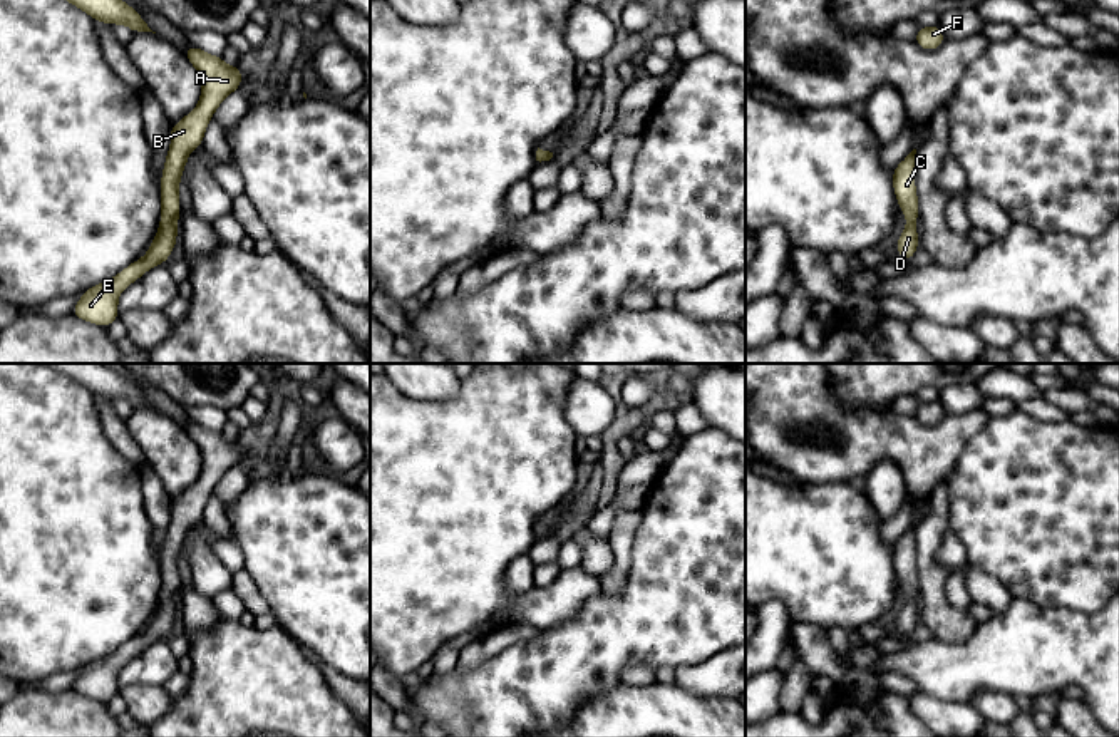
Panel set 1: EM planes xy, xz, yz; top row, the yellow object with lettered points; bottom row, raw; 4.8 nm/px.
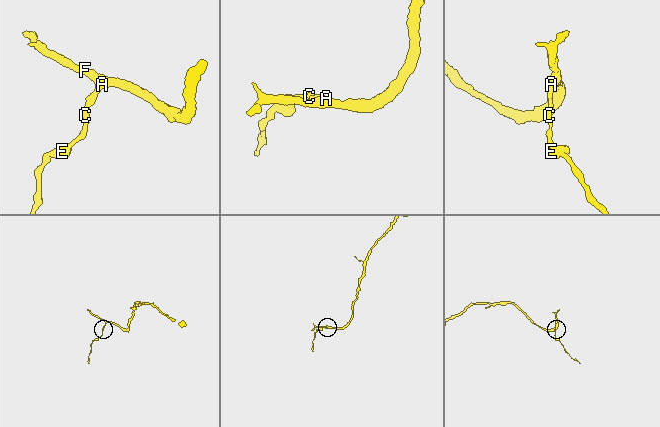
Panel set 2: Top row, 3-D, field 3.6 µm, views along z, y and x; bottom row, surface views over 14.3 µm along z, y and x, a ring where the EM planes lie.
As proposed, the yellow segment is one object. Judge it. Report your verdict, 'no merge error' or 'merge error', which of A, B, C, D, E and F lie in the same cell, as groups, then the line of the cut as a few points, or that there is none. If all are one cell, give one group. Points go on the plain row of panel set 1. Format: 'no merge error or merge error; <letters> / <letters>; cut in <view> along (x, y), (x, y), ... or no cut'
no merge error; A B C D E F; no cut

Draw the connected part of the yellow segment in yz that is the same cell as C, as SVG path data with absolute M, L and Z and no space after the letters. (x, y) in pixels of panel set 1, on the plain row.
M913 524L895 544L893 544L893 566L901 583L901 588L906 591L905 606L898 611L896 623L900 635L910 638L915 631L918 620L921 618L916 610L918 598L918 571L915 561L915 529Z

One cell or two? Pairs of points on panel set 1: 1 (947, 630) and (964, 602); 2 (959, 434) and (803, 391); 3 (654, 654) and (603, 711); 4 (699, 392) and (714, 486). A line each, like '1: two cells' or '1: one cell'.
1: two cells
2: one cell
3: two cells
4: two cells

